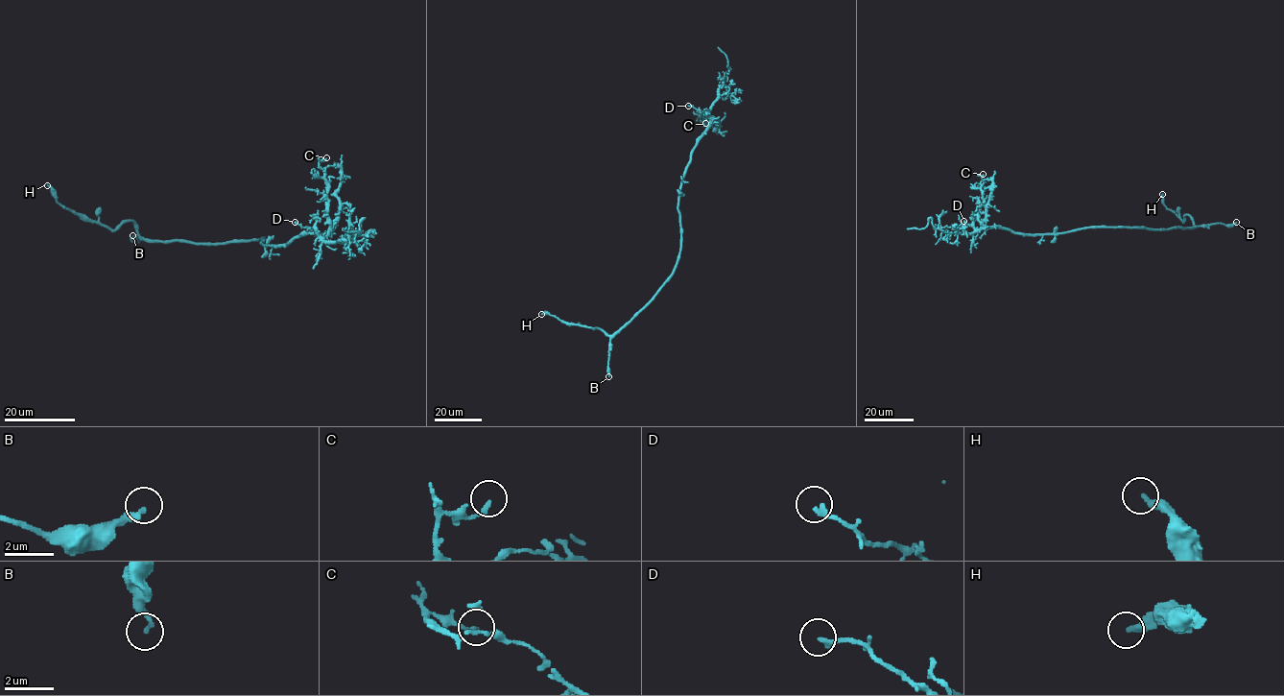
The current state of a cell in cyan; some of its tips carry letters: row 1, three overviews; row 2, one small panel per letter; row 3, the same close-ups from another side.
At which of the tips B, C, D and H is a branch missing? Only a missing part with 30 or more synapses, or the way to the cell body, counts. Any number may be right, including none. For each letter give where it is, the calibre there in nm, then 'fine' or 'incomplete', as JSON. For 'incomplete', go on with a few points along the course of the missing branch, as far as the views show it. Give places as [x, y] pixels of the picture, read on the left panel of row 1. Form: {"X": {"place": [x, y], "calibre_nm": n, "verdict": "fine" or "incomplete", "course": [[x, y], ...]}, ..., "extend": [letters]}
{"B": {"place": [132, 235], "calibre_nm": 200, "verdict": "fine"}, "C": {"place": [326, 157], "calibre_nm": 160, "verdict": "fine"}, "D": {"place": [295, 222], "calibre_nm": 240, "verdict": "fine"}, "H": {"place": [47, 185], "calibre_nm": 320, "verdict": "fine"}, "extend": []}

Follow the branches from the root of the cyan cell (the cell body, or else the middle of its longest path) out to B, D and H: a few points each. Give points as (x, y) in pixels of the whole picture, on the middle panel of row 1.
B: (680, 230), (679, 258), (672, 276), (610, 340), (608, 376)
D: (680, 230), (677, 204), (680, 181), (692, 150), (710, 120), (706, 113), (688, 106)
H: (680, 230), (679, 258), (672, 276), (613, 334), (598, 328), (568, 324), (549, 313), (541, 314)

